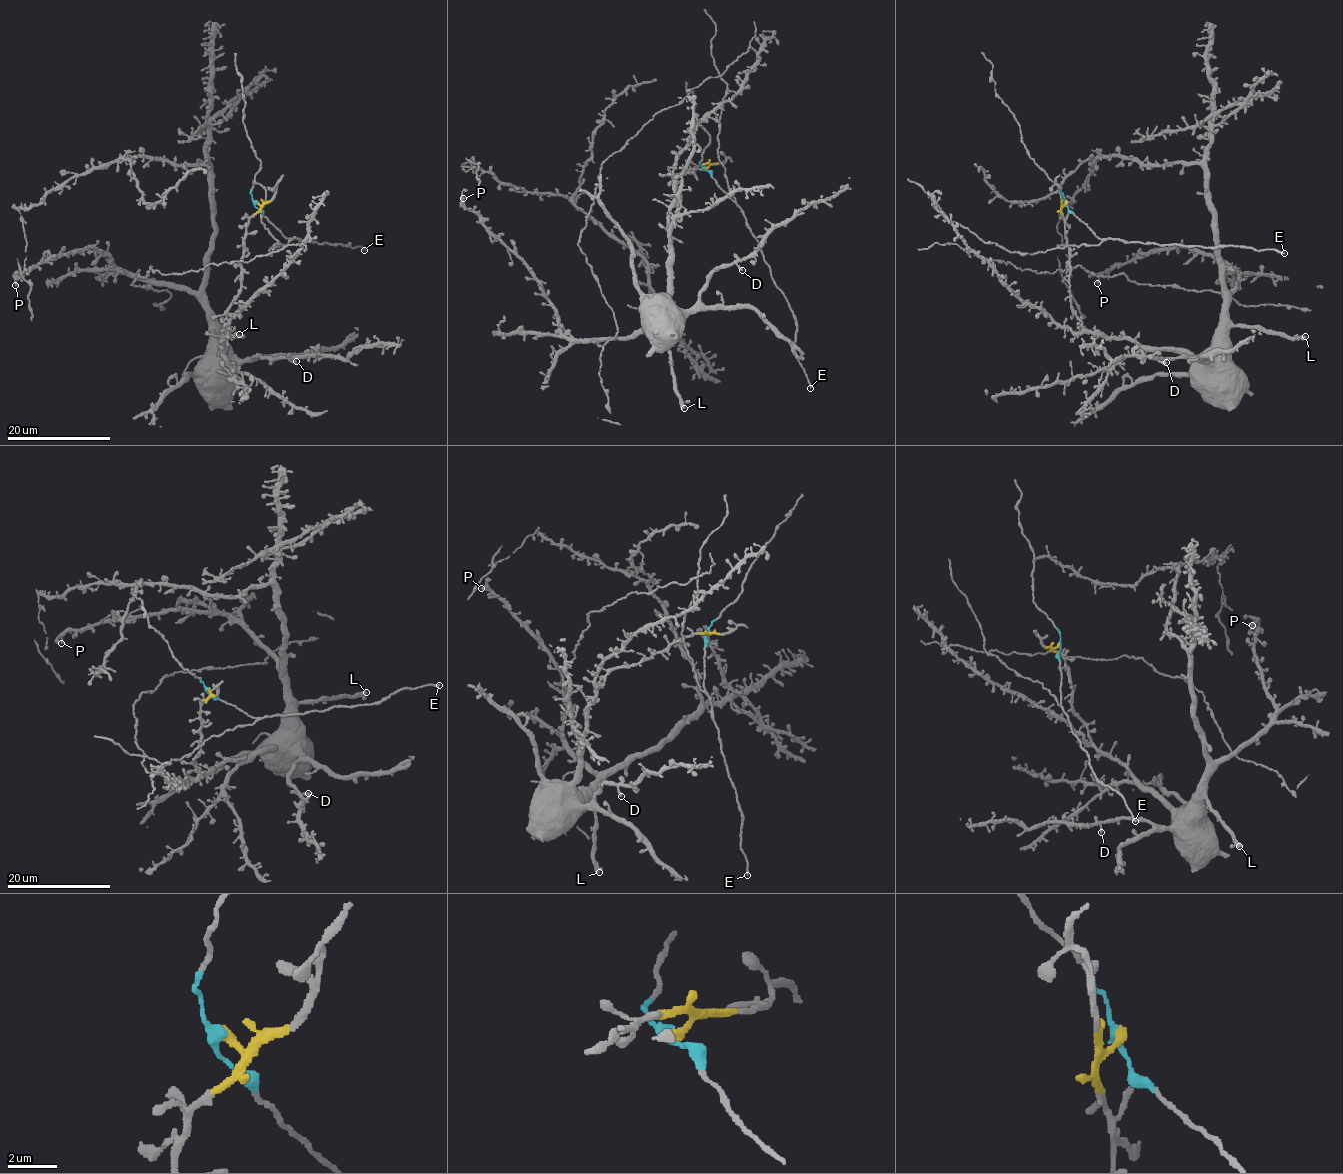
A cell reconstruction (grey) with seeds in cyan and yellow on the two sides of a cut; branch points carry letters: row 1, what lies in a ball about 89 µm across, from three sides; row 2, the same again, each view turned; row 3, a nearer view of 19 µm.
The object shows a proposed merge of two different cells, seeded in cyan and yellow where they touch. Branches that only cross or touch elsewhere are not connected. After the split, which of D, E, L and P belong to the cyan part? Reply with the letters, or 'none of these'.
E

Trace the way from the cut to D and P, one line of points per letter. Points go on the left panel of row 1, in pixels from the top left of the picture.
D: (257, 202), (260, 208), (246, 228), (241, 291), (227, 313), (223, 354), (235, 361), (251, 357), (296, 361)
P: (257, 202), (223, 354), (209, 310), (194, 295), (127, 275), (98, 249), (50, 256), (21, 270), (16, 286)

